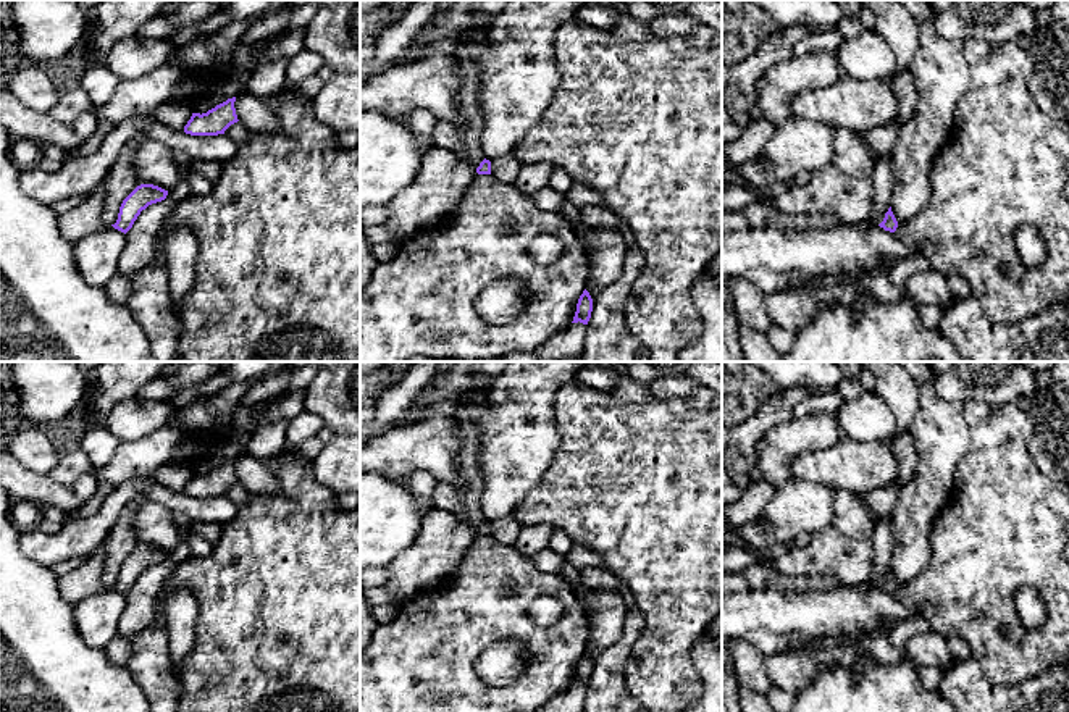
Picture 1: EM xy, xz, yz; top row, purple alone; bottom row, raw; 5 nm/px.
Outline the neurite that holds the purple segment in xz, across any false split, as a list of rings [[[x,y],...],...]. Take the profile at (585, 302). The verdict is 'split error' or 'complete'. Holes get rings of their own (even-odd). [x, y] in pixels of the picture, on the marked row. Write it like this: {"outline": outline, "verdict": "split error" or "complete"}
{"outline": [[[585,289],[578,299],[576,312],[575,312],[572,323],[580,321],[583,325],[588,325],[588,321],[591,318],[591,312],[593,312],[593,299],[591,299],[589,292]]], "verdict": "complete"}

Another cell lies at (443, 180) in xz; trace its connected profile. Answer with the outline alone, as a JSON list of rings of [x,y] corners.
[[[426,145],[415,181],[386,203],[389,218],[384,226],[392,231],[392,242],[400,245],[418,229],[447,216],[476,176],[476,170],[460,161],[454,152]]]

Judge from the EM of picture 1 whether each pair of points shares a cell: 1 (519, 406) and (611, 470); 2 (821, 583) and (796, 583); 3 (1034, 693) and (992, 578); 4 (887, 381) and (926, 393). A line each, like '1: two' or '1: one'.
1: two
2: one
3: two
4: two

